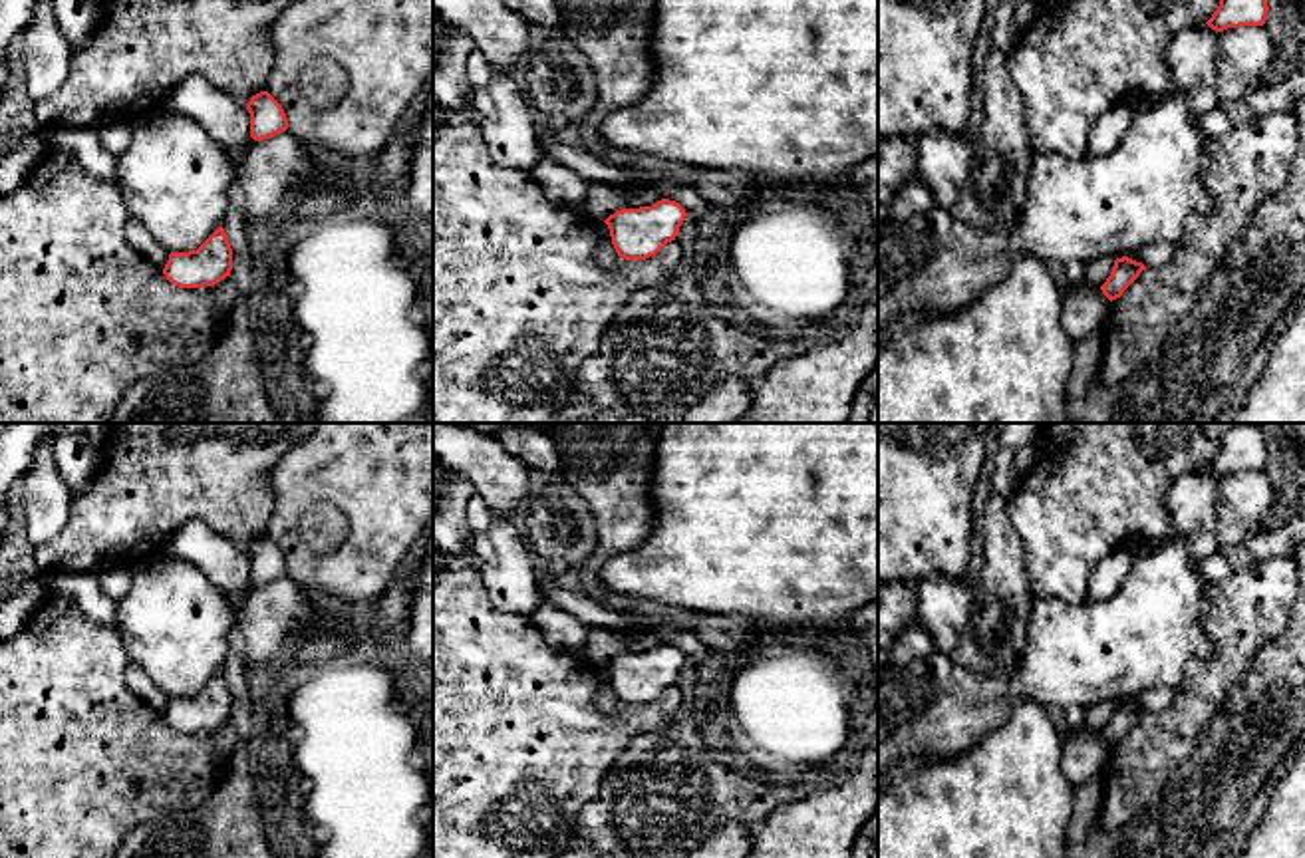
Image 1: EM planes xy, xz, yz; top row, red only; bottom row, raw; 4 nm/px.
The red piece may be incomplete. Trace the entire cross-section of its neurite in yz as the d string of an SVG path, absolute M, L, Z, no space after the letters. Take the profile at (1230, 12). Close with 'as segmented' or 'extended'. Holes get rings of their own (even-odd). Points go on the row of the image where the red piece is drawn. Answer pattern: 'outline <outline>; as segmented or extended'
outline M1220 0L1218 10L1206 24L1216 32L1239 26L1263 26L1267 10L1267 0Z; as segmented

